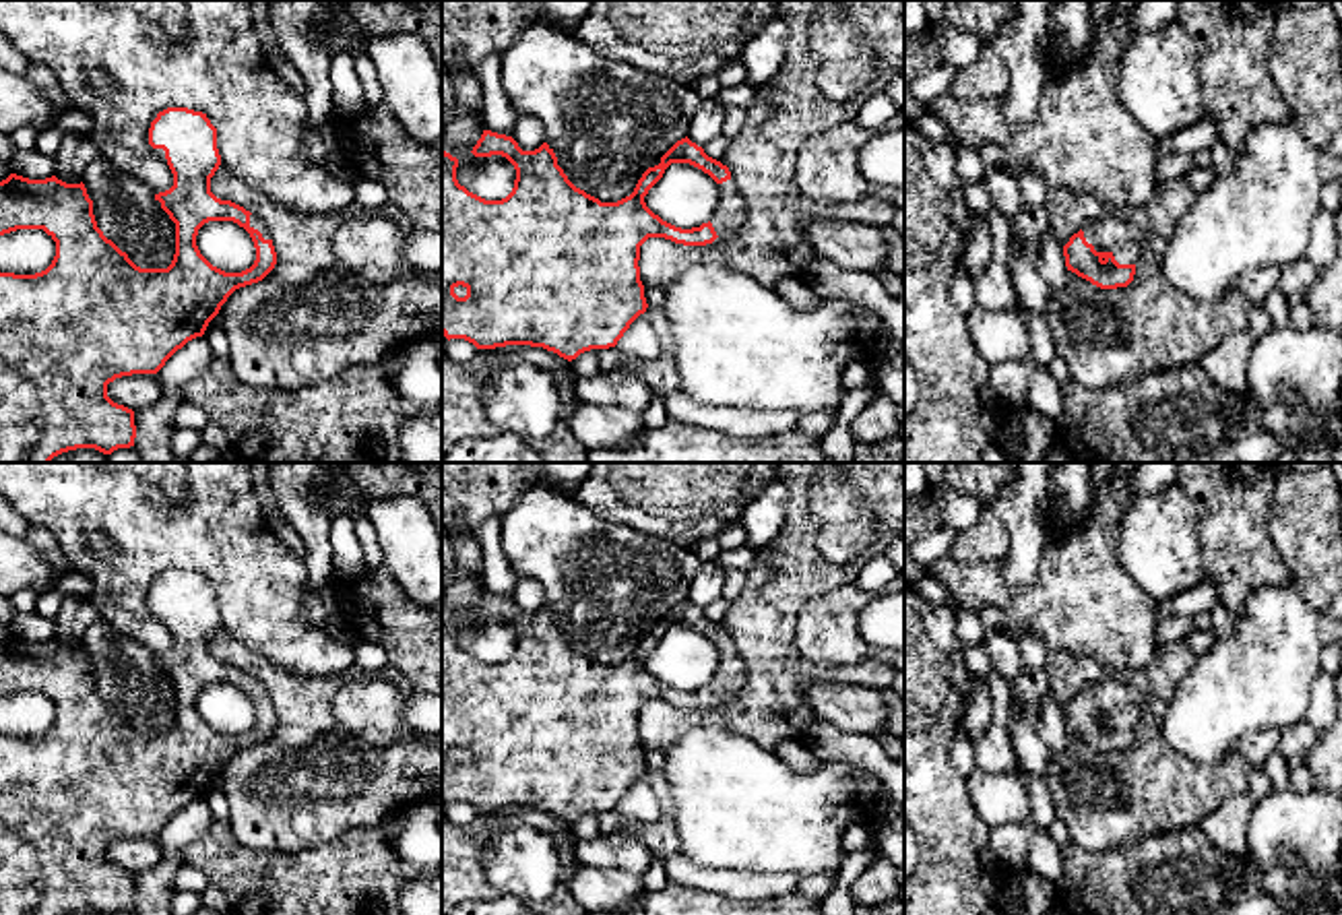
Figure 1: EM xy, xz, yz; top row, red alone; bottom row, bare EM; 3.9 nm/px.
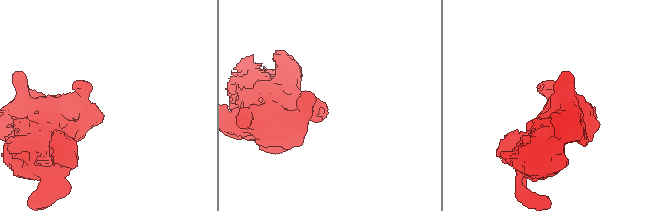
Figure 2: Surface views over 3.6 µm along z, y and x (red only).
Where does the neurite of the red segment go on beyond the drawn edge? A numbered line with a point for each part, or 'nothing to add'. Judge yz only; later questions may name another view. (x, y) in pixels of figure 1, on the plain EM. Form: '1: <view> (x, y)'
1: yz (1113, 697)

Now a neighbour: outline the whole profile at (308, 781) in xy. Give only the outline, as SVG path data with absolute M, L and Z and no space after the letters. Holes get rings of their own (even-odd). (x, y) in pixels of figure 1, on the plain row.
M219 630L211 655L258 680L270 696L277 727L258 746L235 752L219 772L235 839L254 851L299 853L328 845L355 826L374 826L432 797L442 783L442 742L407 737L374 748L345 731L332 704L345 675L297 675L277 667Z

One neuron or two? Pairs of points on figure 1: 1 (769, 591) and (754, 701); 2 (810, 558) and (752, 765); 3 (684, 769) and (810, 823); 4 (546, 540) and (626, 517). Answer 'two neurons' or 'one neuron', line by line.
1: one neuron
2: two neurons
3: one neuron
4: two neurons

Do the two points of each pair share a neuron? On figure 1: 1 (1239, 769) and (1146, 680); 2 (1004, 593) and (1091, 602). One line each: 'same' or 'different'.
1: same
2: same

